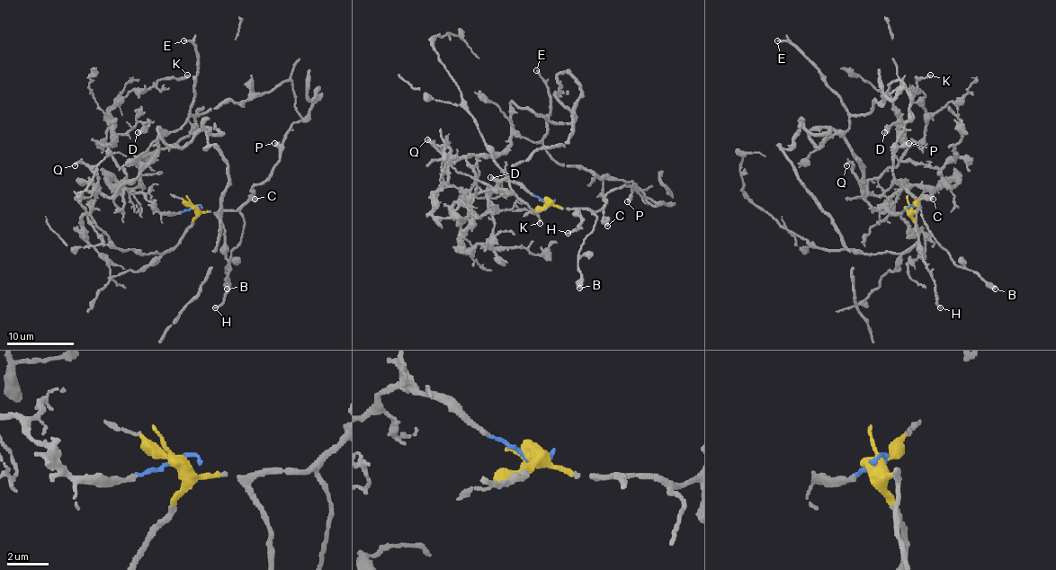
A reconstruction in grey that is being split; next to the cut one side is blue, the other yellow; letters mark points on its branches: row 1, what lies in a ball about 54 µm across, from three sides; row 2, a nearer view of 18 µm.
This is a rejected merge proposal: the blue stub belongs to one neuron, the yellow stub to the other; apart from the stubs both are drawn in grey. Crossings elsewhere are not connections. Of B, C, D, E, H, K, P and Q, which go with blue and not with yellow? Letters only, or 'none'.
D, K, Q

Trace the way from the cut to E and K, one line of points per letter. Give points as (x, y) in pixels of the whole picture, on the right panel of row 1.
E: (910, 208), (918, 206), (893, 175), (893, 146), (912, 117), (900, 80), (854, 114), (776, 40)
K: (910, 208), (889, 210), (887, 200), (900, 191), (877, 210), (863, 189), (924, 138), (917, 79), (930, 75)

